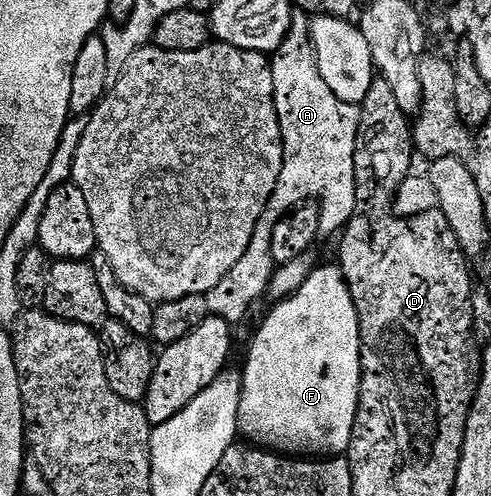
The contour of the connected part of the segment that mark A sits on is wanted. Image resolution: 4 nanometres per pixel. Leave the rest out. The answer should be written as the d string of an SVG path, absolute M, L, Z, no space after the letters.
M305 23L301 33L297 32L291 31L271 57L275 107L283 139L283 171L279 171L279 183L255 227L257 239L272 237L277 224L306 203L319 202L322 238L340 234L356 209L355 157L362 110L343 103L319 75L312 24Z

